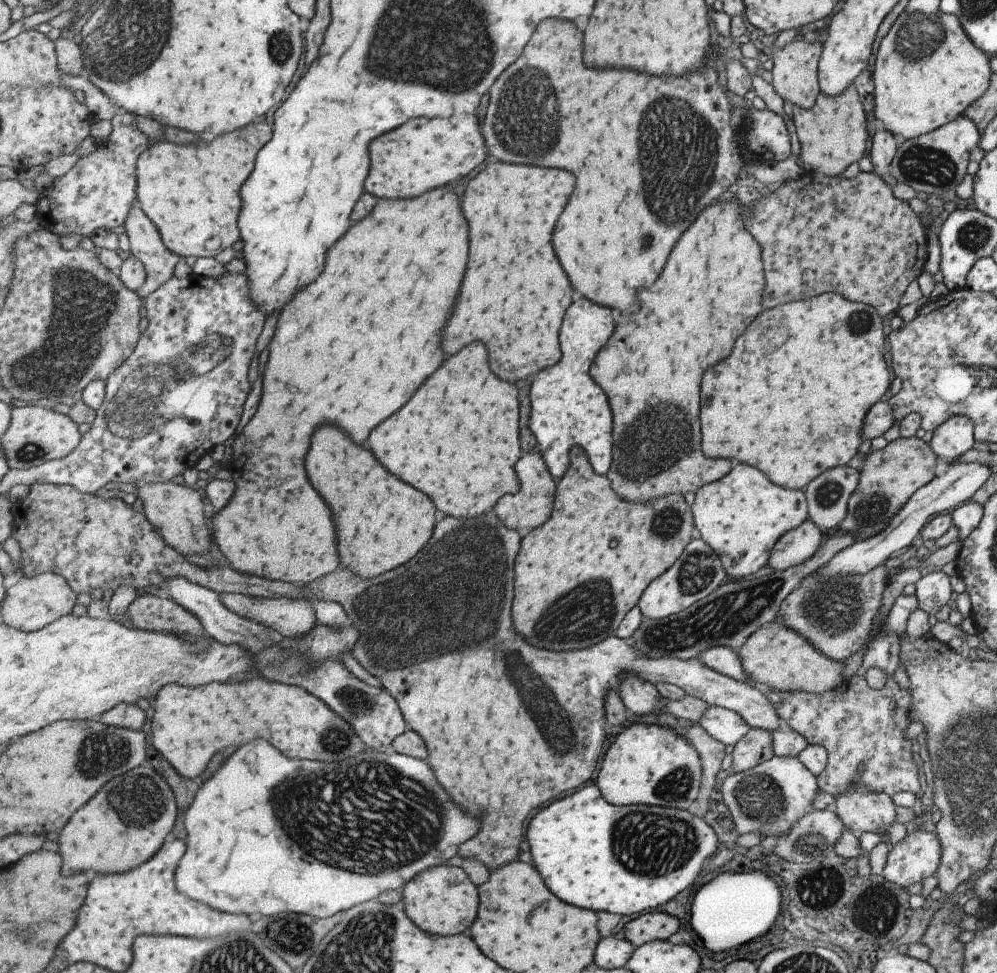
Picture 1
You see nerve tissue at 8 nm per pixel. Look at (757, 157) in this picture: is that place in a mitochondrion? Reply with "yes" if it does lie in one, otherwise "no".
no

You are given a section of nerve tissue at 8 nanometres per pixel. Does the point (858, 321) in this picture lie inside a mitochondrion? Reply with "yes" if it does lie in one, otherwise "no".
yes

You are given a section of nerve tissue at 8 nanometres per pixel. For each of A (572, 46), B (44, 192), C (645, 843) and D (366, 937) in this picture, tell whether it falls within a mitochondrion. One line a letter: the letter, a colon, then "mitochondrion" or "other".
A: other
B: other
C: mitochondrion
D: mitochondrion

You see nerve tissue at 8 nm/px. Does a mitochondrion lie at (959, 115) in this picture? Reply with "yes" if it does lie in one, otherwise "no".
no

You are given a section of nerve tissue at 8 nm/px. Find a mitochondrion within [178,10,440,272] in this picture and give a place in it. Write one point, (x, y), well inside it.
(281, 46)

